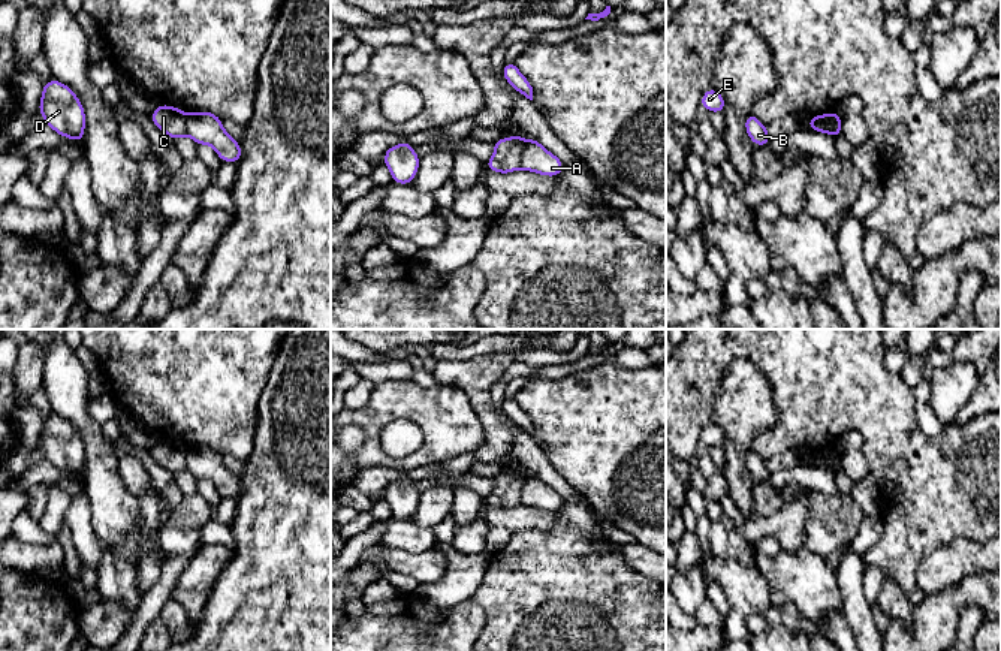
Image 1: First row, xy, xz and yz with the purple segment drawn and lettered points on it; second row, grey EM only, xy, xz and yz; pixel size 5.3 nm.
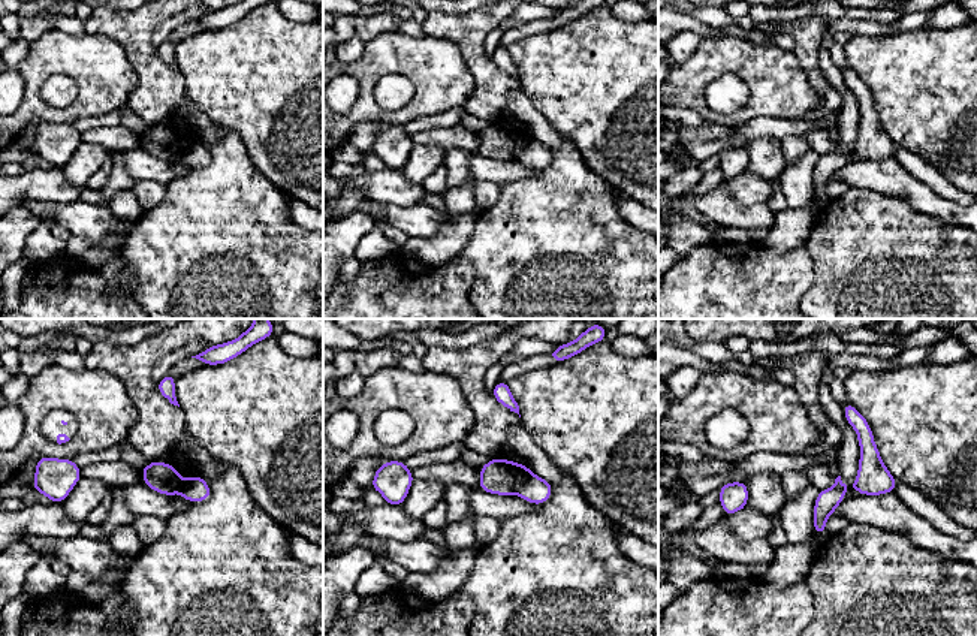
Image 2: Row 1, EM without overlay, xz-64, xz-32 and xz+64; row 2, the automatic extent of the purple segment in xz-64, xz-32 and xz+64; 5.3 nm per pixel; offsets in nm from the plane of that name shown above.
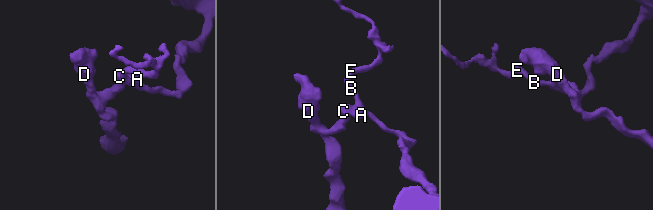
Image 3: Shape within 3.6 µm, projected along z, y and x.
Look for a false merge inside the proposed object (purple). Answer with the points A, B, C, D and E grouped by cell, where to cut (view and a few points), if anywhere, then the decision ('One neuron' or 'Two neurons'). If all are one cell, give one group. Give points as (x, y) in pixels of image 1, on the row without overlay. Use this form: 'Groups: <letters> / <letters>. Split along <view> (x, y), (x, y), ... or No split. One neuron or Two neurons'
Groups: A B E / C D. Split along xz (524, 475), (519, 503). Two neurons

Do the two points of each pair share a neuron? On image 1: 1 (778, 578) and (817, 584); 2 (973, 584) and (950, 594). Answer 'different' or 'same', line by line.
1: same
2: same

